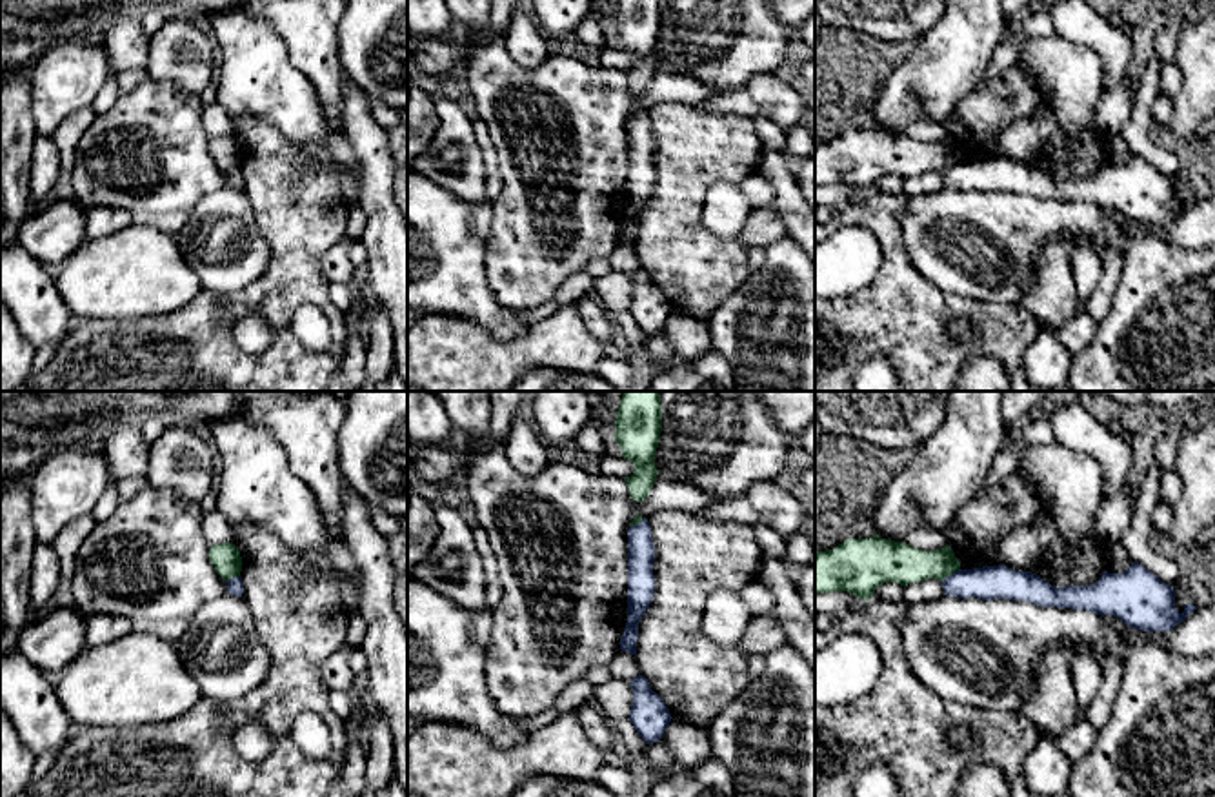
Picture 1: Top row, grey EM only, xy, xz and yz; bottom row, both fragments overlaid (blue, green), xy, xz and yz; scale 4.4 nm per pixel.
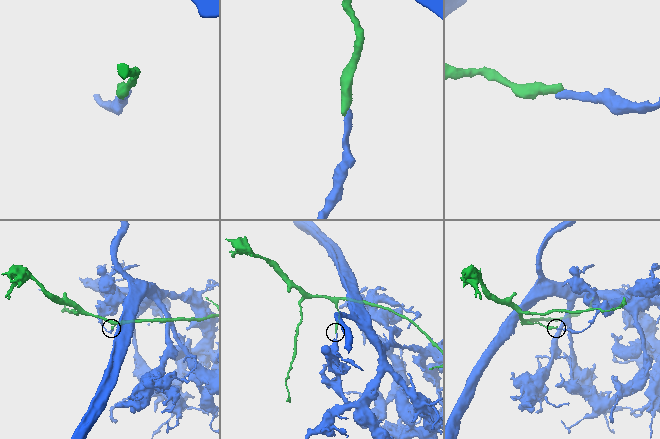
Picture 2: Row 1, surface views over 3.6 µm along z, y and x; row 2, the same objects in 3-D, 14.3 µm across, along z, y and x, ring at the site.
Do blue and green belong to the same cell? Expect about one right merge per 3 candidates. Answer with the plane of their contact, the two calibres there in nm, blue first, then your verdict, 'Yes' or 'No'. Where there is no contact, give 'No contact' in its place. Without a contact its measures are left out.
Touches blue in yz. Thickness 150 nm (blue) against 180 nm. No

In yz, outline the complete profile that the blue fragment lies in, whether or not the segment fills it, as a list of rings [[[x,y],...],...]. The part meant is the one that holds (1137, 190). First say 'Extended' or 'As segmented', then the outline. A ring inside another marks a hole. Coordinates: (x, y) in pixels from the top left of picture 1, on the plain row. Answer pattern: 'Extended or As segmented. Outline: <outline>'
As segmented. Outline: [[[1139,155],[1124,166],[1104,164],[1095,177],[1055,180],[1031,164],[1004,156],[959,162],[942,173],[944,187],[982,193],[1026,193],[1037,198],[1086,202],[1113,207],[1142,224],[1171,224],[1197,202],[1191,195],[1179,206],[1173,178]]]

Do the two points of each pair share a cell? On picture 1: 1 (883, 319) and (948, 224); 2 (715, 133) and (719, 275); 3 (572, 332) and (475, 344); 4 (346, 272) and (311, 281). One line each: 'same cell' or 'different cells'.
1: different cells
2: same cell
3: same cell
4: different cells

